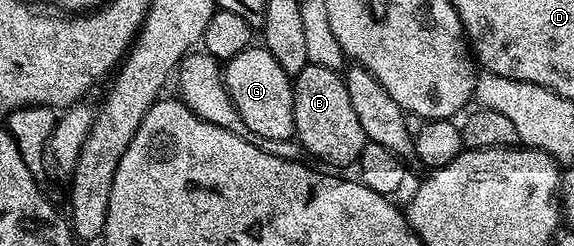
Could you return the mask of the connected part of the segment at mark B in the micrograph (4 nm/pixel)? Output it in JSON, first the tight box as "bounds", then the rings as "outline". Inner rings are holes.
{"bounds":[293,63,369,170],"outline":[[[307,63],[299,74],[293,77],[293,118],[295,136],[303,143],[303,148],[311,156],[320,160],[320,165],[335,170],[347,168],[356,163],[361,150],[369,143],[361,121],[353,111],[349,90],[345,90],[343,76],[338,71]],[[327,164],[332,164],[327,165]]]}

